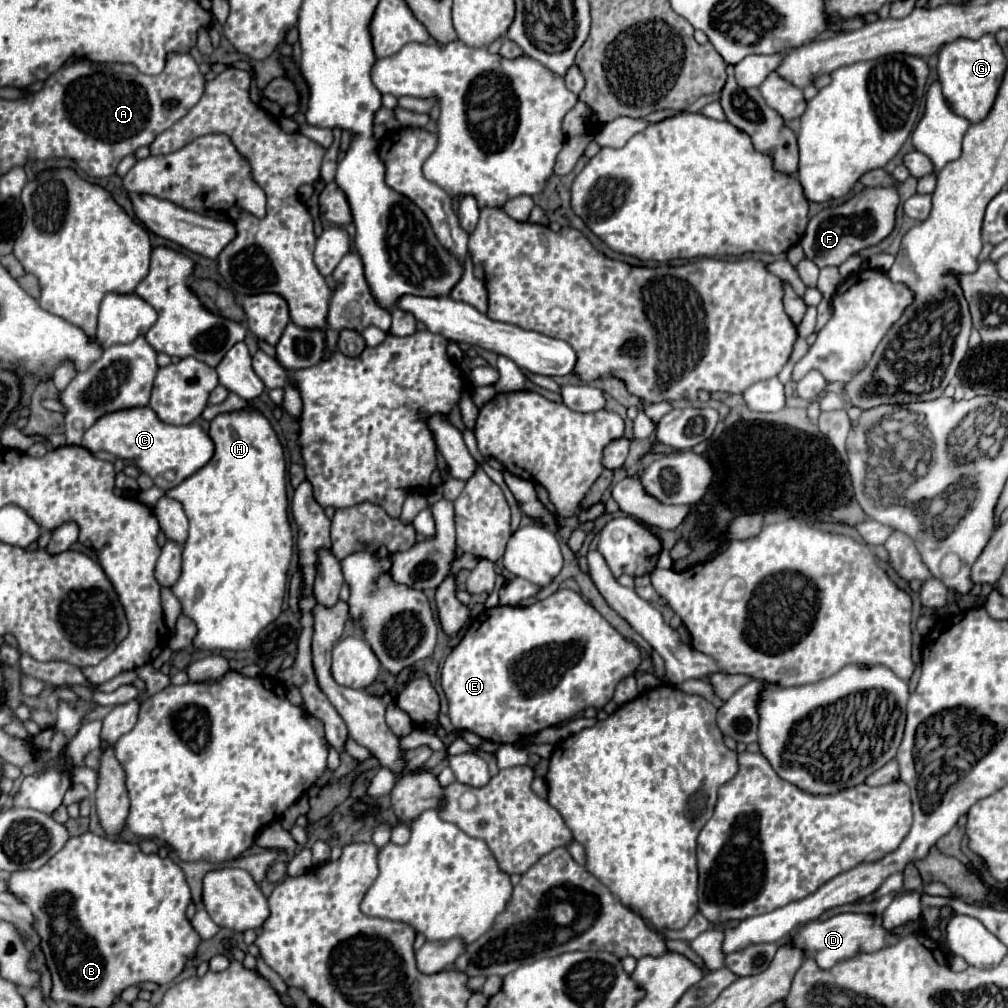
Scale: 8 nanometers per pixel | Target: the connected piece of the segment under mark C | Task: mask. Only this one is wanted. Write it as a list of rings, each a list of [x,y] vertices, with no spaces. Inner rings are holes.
[[[151,407],[119,409],[119,413],[107,413],[107,417],[99,417],[99,421],[87,429],[83,447],[91,453],[109,451],[115,457],[131,461],[163,491],[179,485],[213,457],[213,441],[209,439],[207,431],[203,431],[199,425],[167,425],[159,421],[157,413]],[[167,471],[173,471],[171,481],[165,479]]]

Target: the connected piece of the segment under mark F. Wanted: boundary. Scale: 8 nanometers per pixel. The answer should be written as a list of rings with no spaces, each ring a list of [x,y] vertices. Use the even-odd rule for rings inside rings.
[[[867,187],[849,201],[827,207],[819,211],[807,225],[807,231],[801,239],[805,257],[811,259],[819,269],[823,267],[839,267],[851,255],[881,243],[895,227],[895,213],[897,213],[899,197],[895,187]]]

